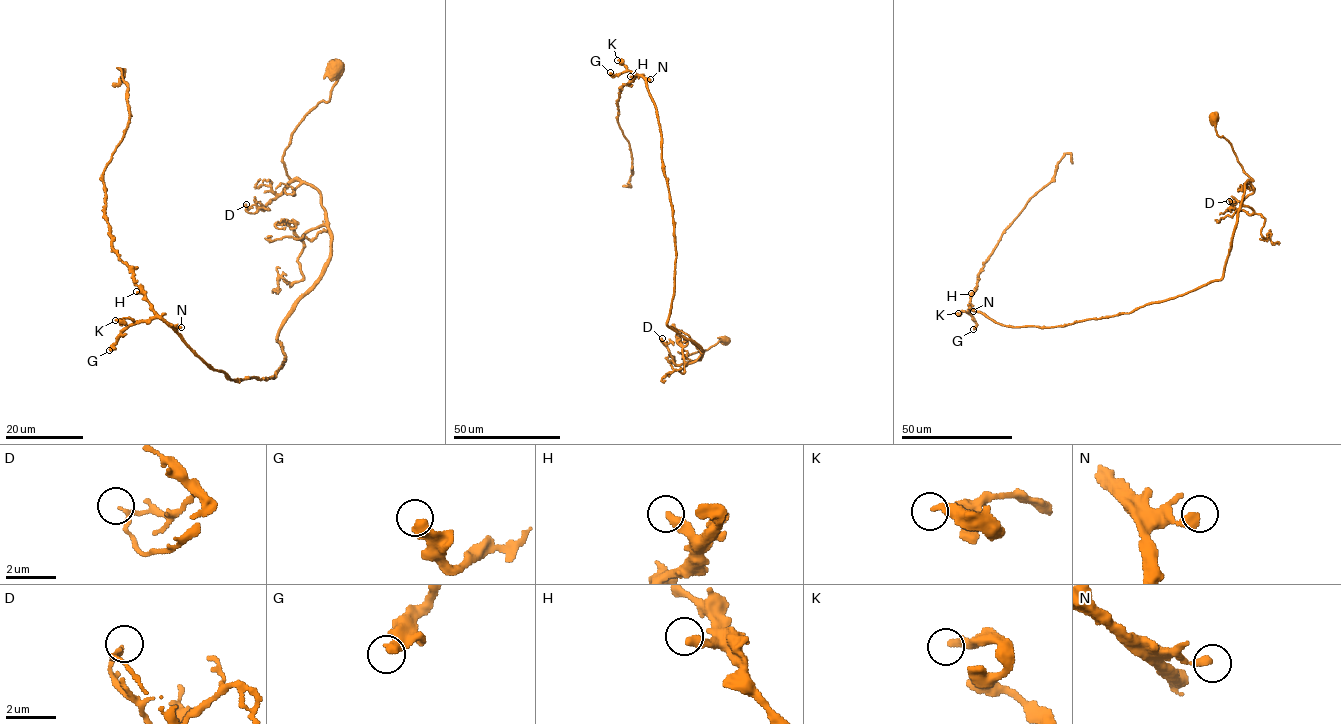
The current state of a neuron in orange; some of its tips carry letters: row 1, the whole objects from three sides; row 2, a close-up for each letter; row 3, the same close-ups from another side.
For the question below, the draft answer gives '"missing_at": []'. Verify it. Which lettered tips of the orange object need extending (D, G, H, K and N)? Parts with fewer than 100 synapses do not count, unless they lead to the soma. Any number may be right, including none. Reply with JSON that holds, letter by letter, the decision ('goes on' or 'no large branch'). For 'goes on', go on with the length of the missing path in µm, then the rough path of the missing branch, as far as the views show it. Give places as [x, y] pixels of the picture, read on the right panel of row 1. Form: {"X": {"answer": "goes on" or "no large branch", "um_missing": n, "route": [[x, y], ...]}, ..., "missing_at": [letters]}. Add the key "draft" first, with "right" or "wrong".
{"draft": "wrong", "D": {"answer": "no large branch"}, "G": {"answer": "goes on", "um_missing": 100, "route": [[973, 329], [971, 334], [1000, 351], [1007, 361], [1011, 361], [1015, 348], [1020, 353], [1008, 339]]}, "H": {"answer": "no large branch"}, "K": {"answer": "no large branch"}, "N": {"answer": "no large branch"}, "missing_at": ["G"]}

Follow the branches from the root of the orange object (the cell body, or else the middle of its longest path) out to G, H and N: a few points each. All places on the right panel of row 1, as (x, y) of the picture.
G: (1213, 117), (1253, 180), (1221, 278), (1066, 325), (1006, 326), (970, 307), (973, 329)
H: (1213, 117), (1253, 180), (1221, 278), (1129, 313), (1051, 327), (1000, 324), (971, 308), (971, 293)
N: (1213, 117), (1217, 134), (1253, 180), (1246, 182), (1221, 278), (1129, 313), (1066, 325), (1006, 326), (973, 311)

